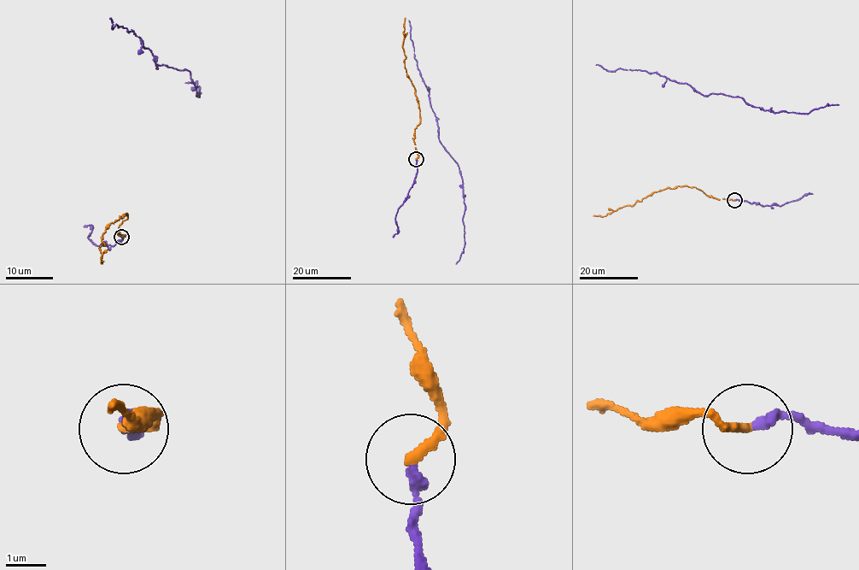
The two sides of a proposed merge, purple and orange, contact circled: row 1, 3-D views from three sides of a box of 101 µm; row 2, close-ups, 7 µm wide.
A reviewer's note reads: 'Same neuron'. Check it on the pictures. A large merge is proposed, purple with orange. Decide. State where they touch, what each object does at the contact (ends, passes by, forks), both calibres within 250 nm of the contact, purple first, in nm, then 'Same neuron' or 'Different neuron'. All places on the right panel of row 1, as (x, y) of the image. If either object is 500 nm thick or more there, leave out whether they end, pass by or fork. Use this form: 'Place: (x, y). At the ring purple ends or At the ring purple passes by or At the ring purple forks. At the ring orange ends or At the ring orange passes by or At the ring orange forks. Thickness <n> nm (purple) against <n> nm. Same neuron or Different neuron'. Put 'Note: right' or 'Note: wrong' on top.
Note: right
Place: (734, 200). At the ring purple ends. At the ring orange ends. Thickness 260 nm (purple) against 240 nm. Same neuron

